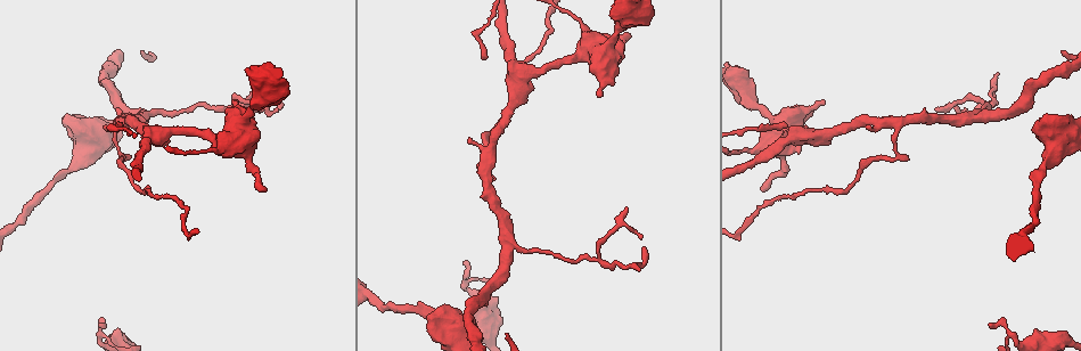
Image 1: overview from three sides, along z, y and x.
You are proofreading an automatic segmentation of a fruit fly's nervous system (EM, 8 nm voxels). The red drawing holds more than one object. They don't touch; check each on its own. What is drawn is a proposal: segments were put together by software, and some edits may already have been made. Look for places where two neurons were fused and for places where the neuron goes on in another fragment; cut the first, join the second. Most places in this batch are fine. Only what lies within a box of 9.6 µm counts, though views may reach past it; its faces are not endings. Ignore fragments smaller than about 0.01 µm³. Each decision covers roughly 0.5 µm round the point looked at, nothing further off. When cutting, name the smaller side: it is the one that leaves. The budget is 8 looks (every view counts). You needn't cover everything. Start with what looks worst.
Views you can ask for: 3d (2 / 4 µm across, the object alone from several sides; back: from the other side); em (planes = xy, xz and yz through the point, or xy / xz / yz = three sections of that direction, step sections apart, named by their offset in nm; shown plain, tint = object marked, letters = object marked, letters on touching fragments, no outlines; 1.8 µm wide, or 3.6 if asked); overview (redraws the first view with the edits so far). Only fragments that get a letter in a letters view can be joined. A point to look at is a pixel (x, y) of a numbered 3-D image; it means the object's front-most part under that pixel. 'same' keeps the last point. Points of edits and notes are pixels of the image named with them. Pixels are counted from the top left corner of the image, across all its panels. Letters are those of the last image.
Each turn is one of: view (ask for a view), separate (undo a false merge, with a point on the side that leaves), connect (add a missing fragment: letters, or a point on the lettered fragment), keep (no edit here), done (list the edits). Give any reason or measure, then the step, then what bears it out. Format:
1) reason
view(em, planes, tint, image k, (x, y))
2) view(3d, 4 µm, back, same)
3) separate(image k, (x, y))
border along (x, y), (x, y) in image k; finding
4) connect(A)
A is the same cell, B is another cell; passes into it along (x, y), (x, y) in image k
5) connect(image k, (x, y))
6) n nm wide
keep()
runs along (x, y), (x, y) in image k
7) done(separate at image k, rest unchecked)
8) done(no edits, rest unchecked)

free end
view(3d, 4 µm, image 1, (988, 325))

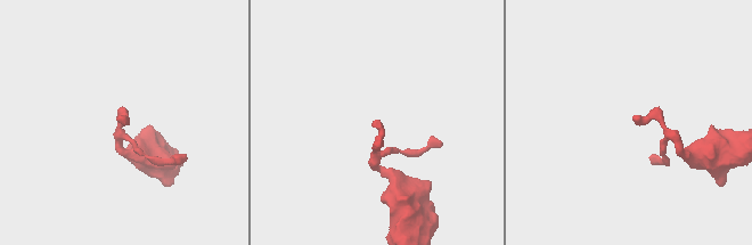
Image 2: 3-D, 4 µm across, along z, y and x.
need the tissue
view(em, xy, step 8, tint, image 2, (118, 117))

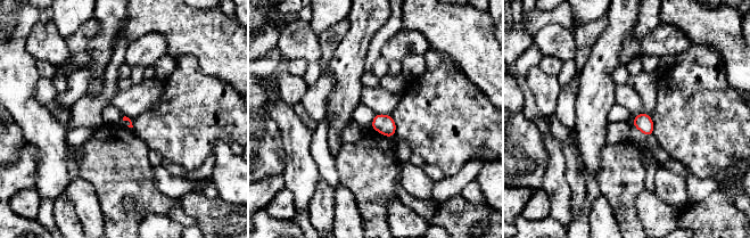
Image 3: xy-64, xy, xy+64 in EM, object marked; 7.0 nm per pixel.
view(em, planes, letters, same)

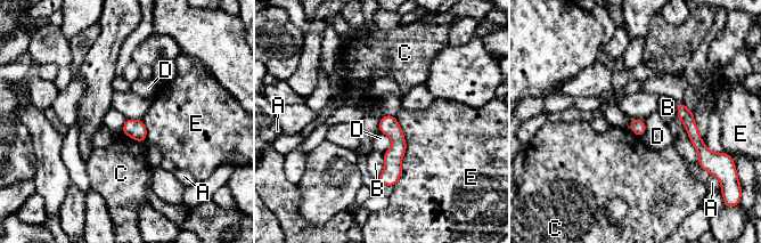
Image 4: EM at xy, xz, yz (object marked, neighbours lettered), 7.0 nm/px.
100 nm wide
keep()
A, B, C, D and E are other cells; none of them fits

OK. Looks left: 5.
an open end
view(3d, 2 µm, image 1, (263, 191))

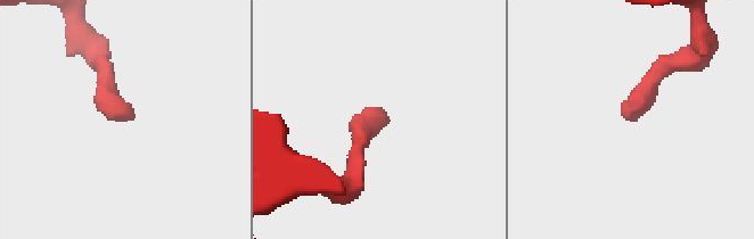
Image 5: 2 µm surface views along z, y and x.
view(em, planes, letters, image 5, (388, 120))

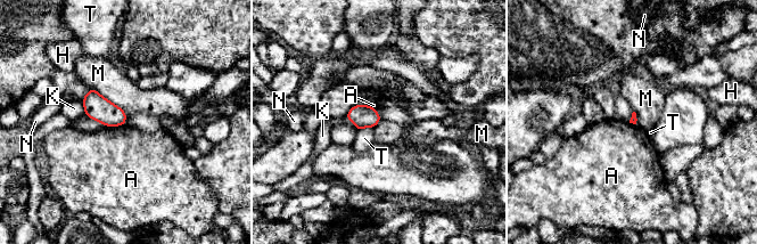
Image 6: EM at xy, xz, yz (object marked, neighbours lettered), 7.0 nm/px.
keep()
A, H, K, M, N and T are other cells; border along (90, 88), (93, 88), (126, 113) in image 6; no lettered fragment goes on from it

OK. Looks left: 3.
view(em, 3.6 µm, planes, plain, image 1, (580, 22))

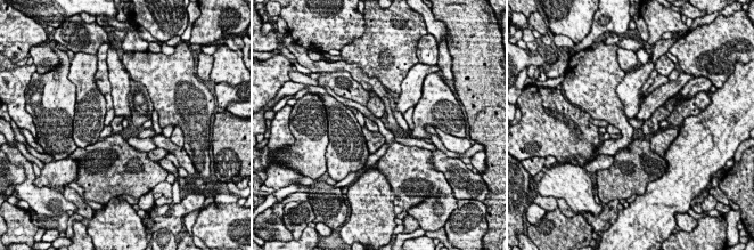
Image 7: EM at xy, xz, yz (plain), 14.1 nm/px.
view(em, 3.6 µm, planes, tint, same)

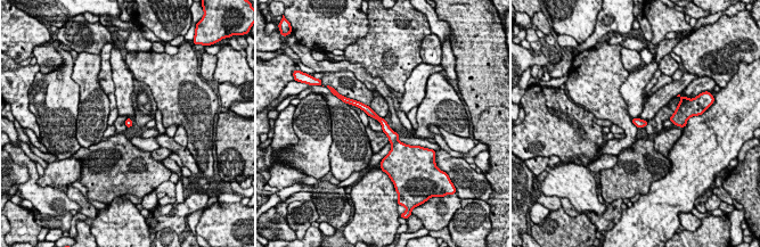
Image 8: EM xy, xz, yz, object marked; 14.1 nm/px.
what lies round it
view(em, 3.6 µm, planes, letters, same)

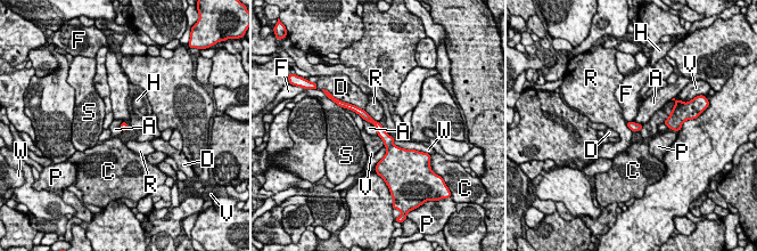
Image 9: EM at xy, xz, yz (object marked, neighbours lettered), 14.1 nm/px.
R touches over 300 nm
keep()
A, C, D, F, H, P, R, S, V and W are other cells; all the same neuron

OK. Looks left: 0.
done(no edits, rest unchecked)

